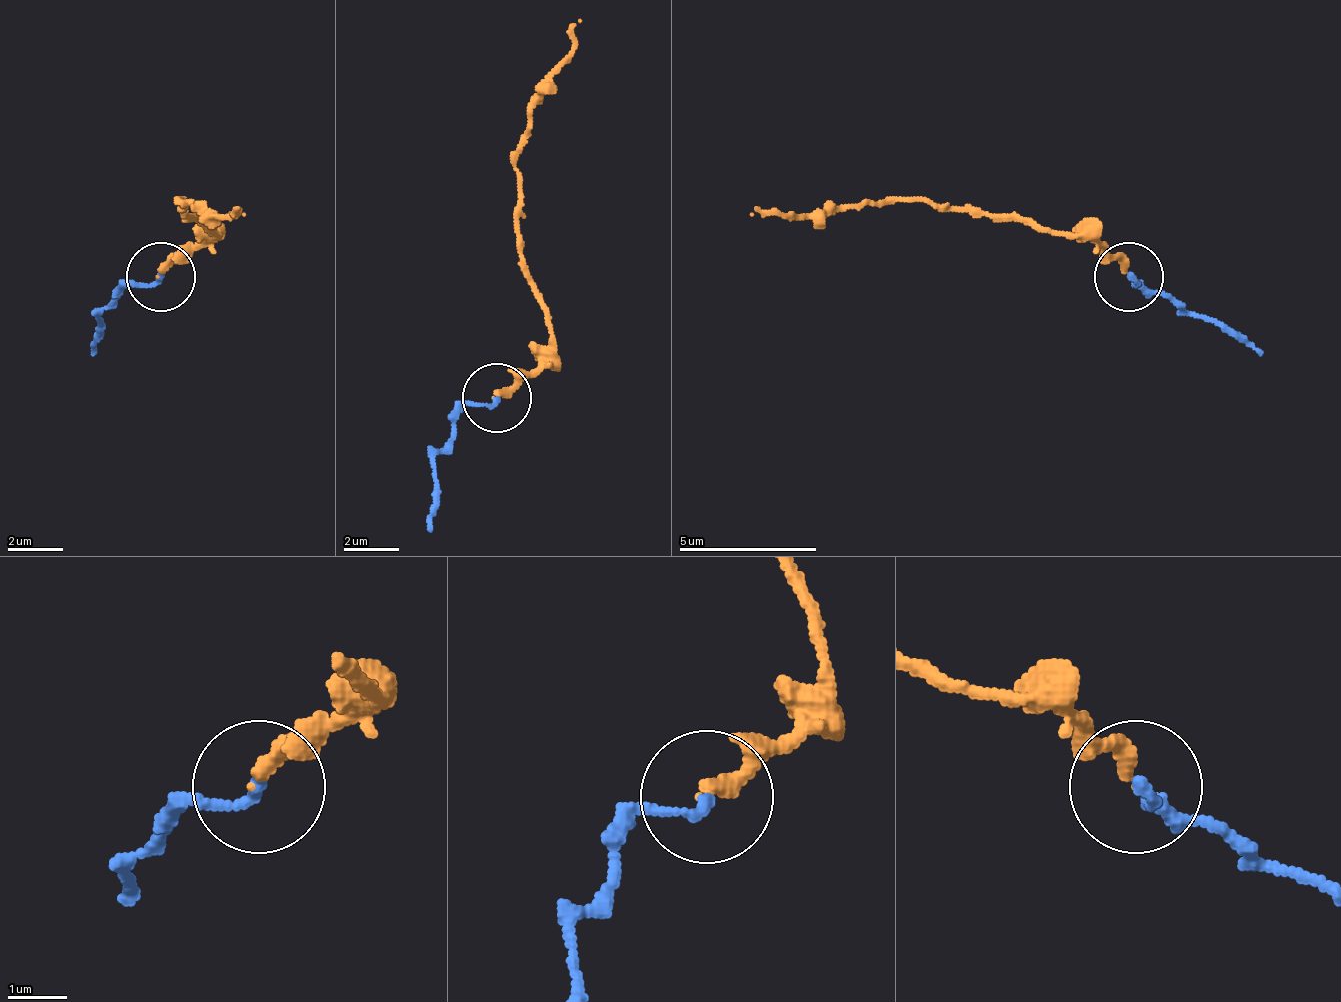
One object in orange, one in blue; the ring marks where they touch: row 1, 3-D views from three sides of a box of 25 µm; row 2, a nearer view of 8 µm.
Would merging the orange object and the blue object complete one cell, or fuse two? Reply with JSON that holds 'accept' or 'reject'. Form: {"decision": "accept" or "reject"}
{"decision": "accept"}

